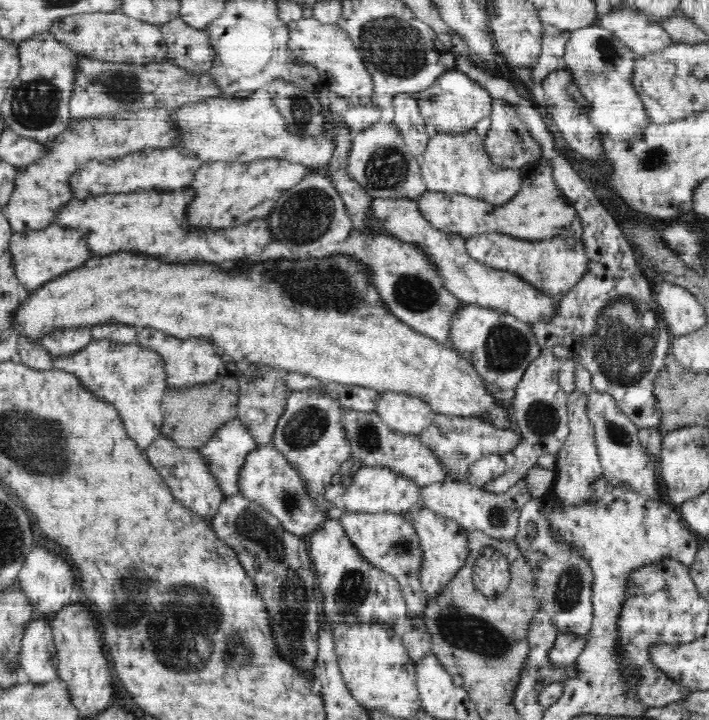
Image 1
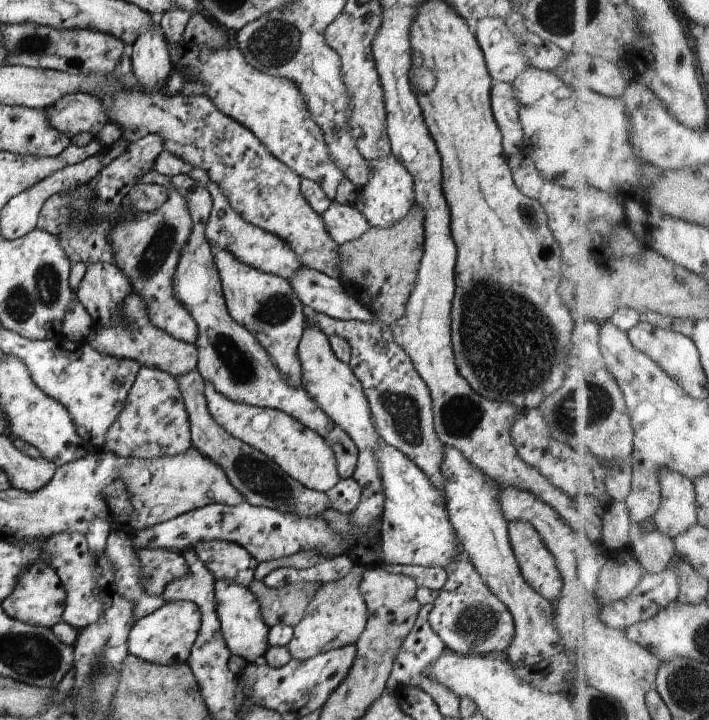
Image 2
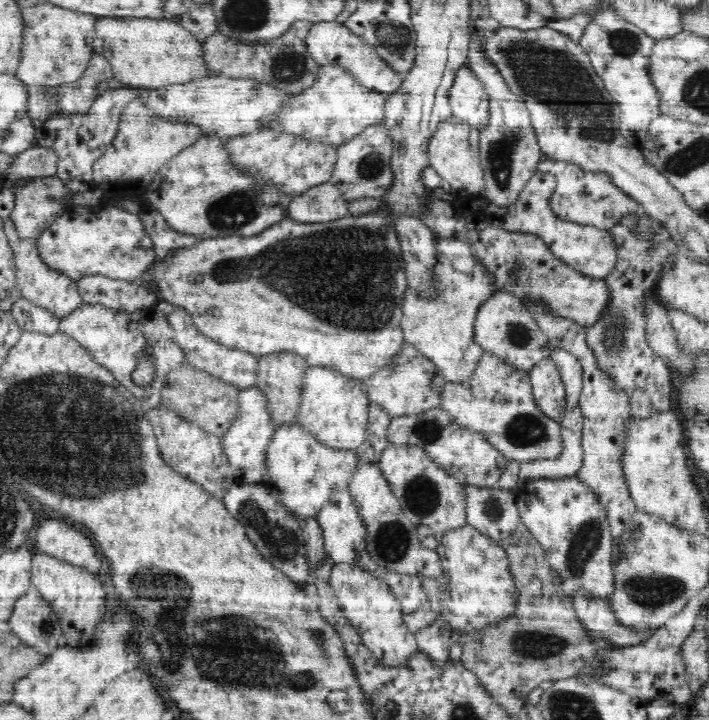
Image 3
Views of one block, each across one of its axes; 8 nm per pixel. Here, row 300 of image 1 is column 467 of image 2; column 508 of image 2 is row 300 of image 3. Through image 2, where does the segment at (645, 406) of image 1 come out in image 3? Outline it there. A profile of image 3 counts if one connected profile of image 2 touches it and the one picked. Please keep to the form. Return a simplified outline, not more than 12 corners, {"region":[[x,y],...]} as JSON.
{"region":[[646,213],[609,232],[616,267],[586,327],[598,367],[626,392],[672,408],[672,376],[645,335],[647,290],[672,242]]}

